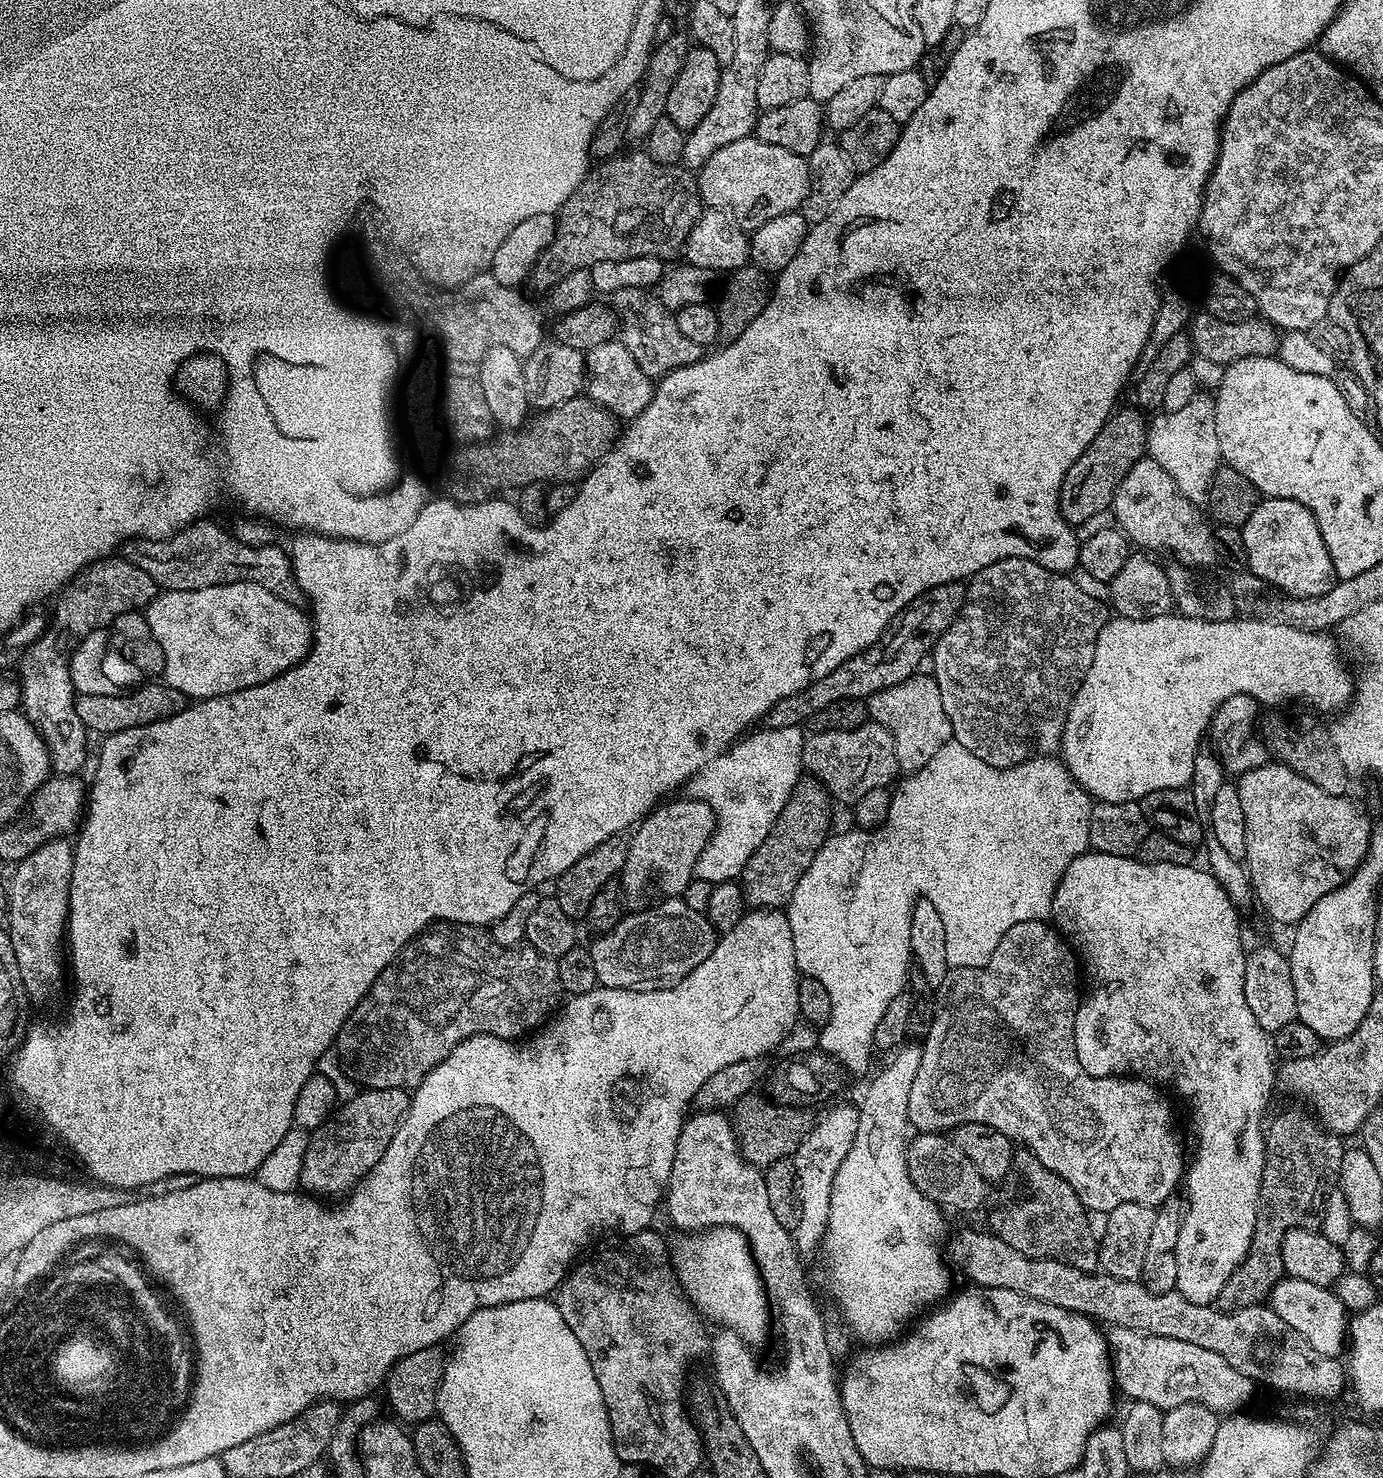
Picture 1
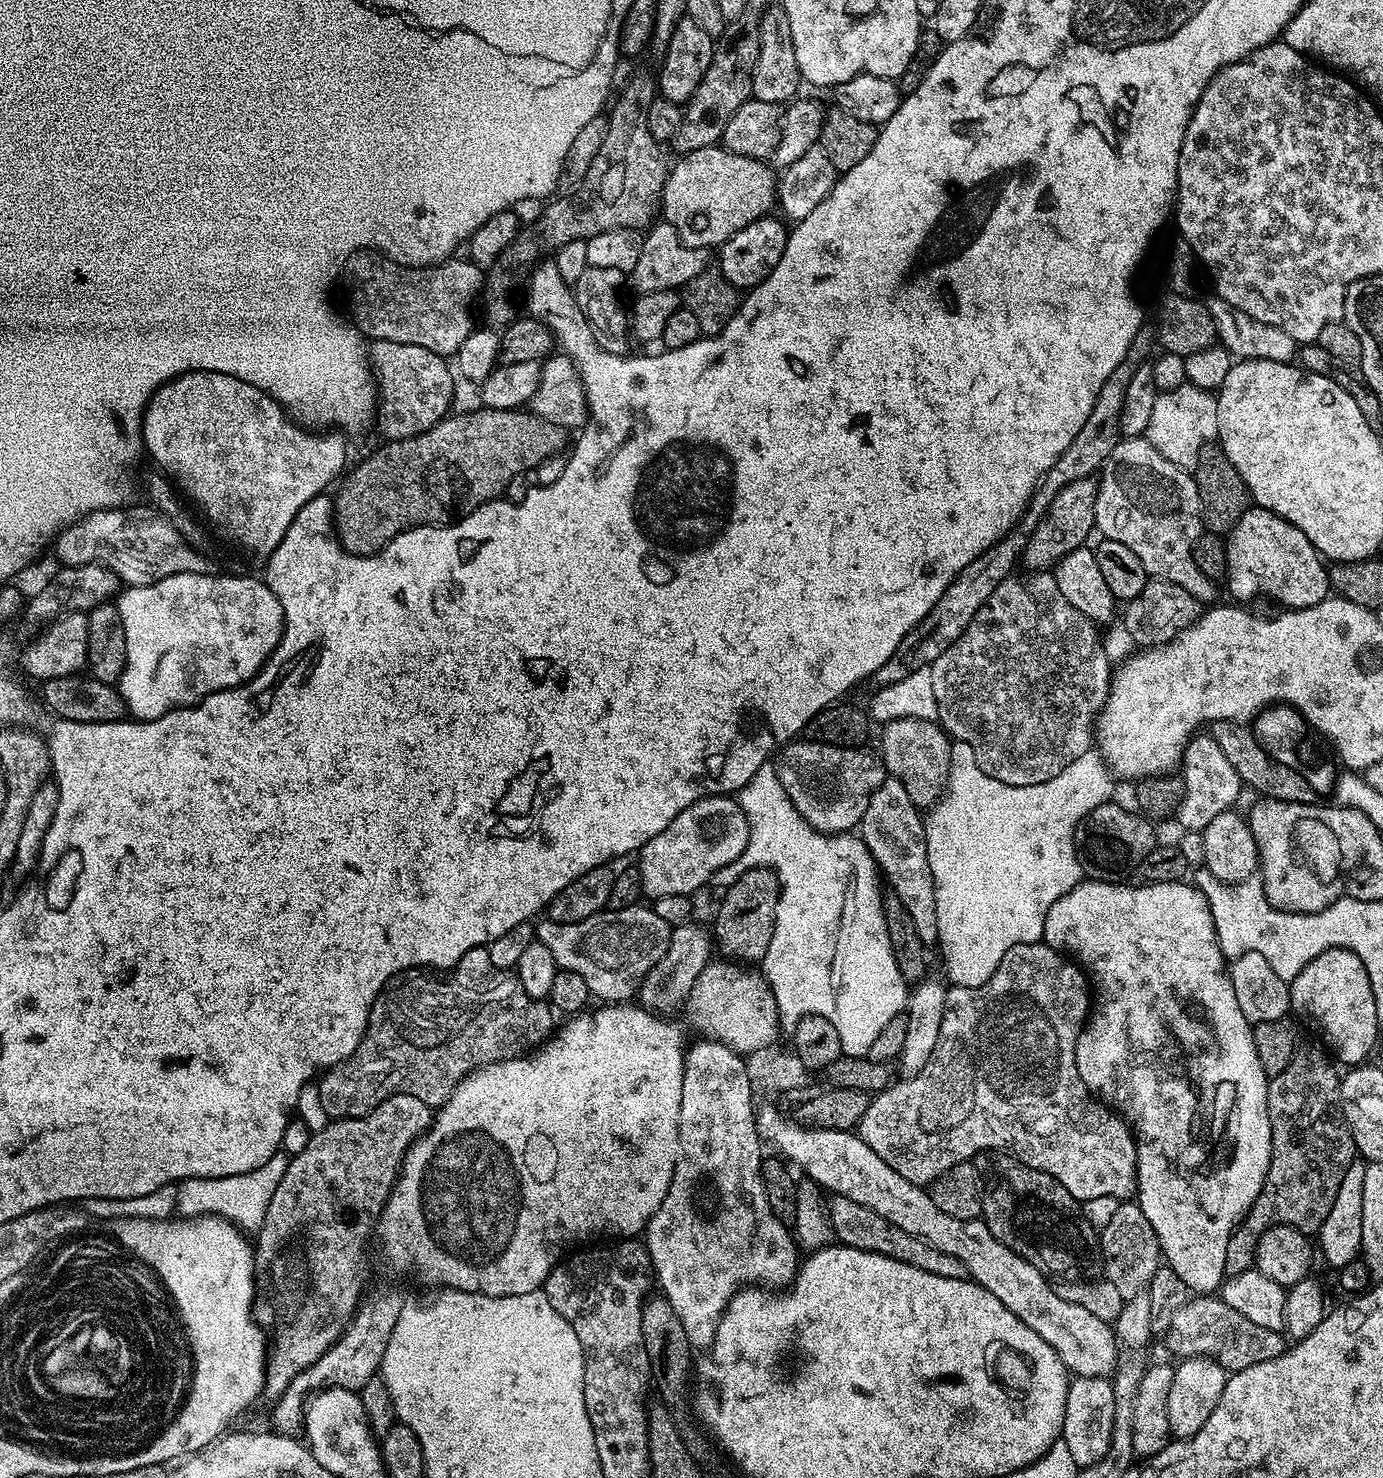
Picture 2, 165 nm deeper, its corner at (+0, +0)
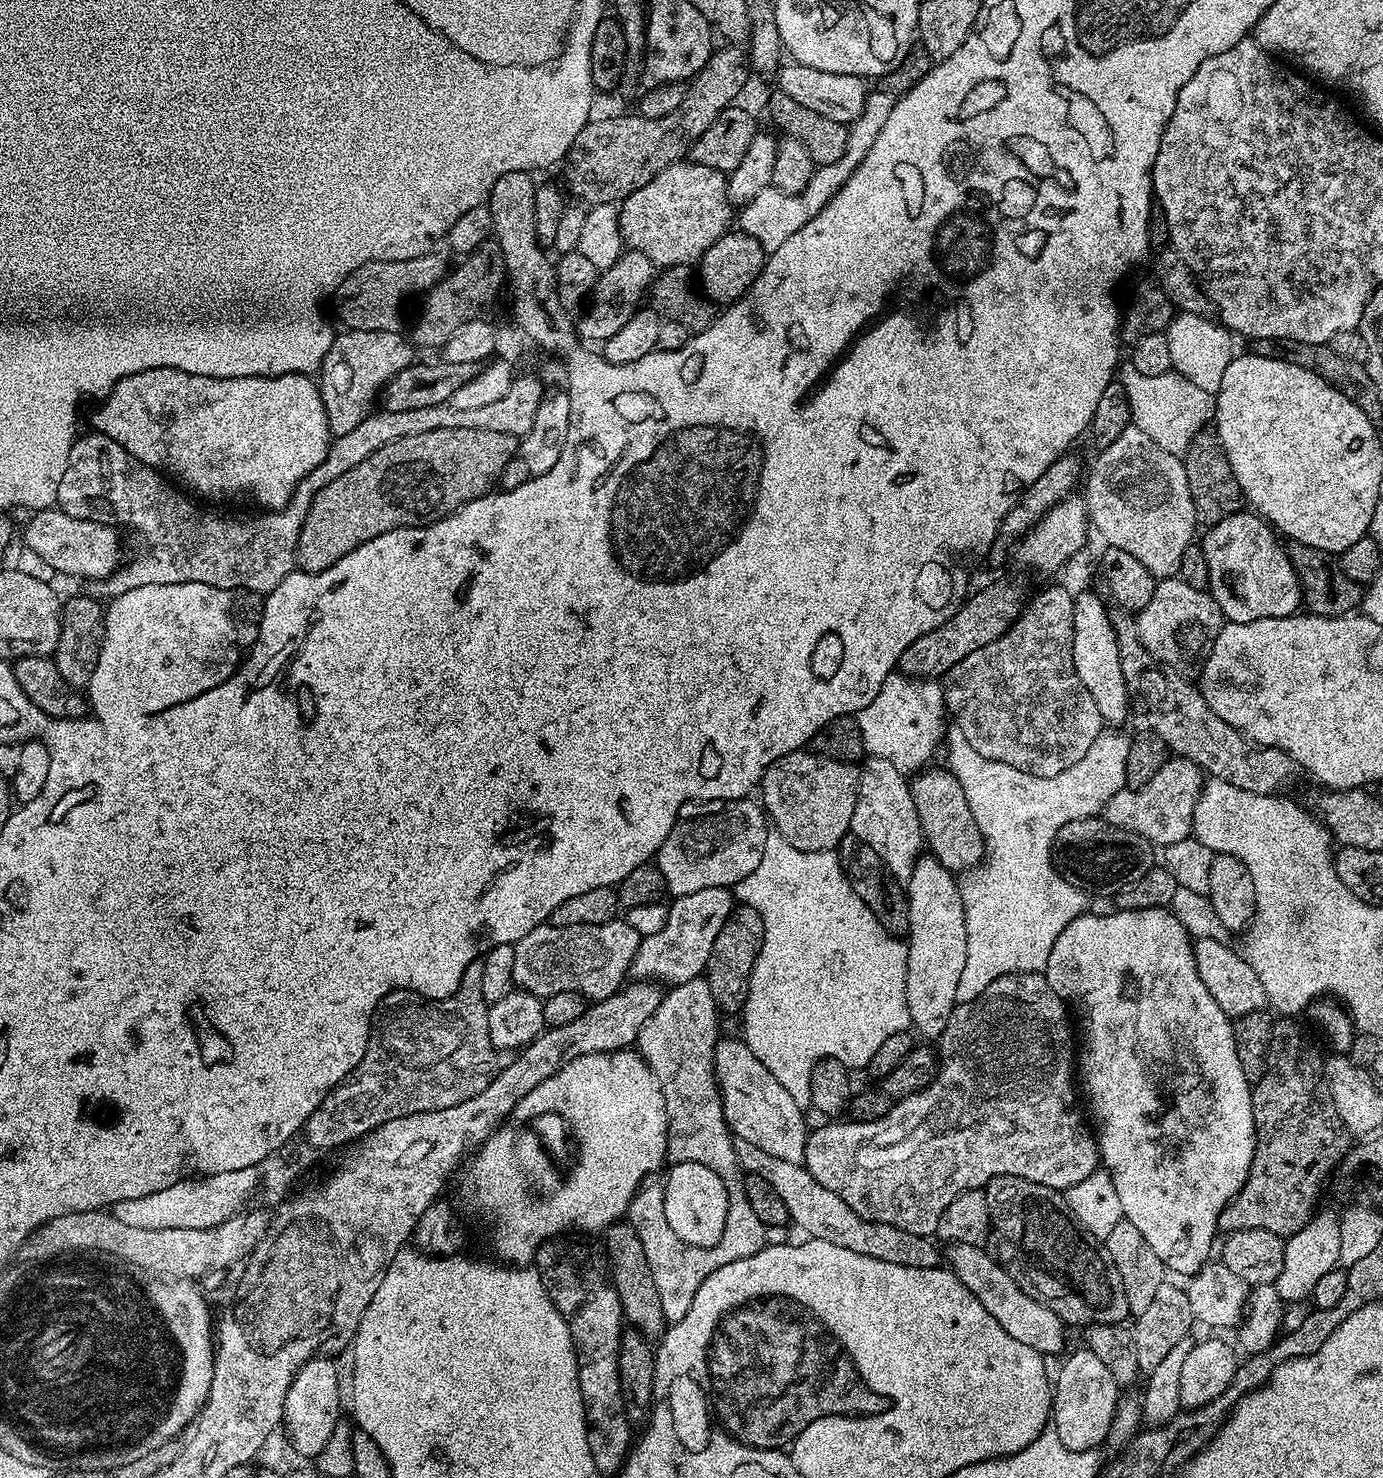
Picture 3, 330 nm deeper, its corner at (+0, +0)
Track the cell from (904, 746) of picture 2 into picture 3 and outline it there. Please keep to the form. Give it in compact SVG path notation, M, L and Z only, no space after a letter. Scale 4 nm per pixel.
M925 767L910 780L920 831L924 833L927 851L942 862L946 870L960 874L983 861L984 839L978 830L978 822L974 822L974 814L970 814L970 802L966 802L966 790L962 790L958 776L947 767L932 767Z

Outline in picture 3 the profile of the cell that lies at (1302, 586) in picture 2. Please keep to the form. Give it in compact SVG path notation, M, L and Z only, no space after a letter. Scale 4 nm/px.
M1241 510L1222 518L1222 522L1211 525L1205 532L1208 533L1202 539L1202 547L1206 566L1210 566L1208 591L1216 599L1225 621L1241 624L1258 618L1282 618L1301 607L1296 571L1281 537L1268 521L1251 510Z

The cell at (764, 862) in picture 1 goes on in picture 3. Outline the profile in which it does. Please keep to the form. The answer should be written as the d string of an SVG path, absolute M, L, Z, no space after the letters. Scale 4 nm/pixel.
M747 906L733 907L730 918L718 930L718 938L714 938L714 950L710 950L706 979L710 986L710 994L714 994L714 1002L721 1013L736 1012L743 1009L748 997L748 983L754 970L754 962L760 953L764 941L764 923L758 910Z

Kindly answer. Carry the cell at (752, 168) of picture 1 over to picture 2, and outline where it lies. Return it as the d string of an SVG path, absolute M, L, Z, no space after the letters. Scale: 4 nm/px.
M713 146L683 153L677 164L671 165L668 180L664 183L664 192L660 196L663 219L674 230L678 230L678 238L691 248L715 249L738 234L750 222L769 215L778 200L778 176L765 161L746 158L742 154L734 154L723 146Z

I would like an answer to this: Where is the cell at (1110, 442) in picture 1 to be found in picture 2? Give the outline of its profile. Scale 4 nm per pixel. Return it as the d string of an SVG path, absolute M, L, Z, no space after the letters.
M1089 478L1070 482L1050 502L1048 512L1038 522L1038 526L1033 530L1028 538L1028 544L1024 548L1022 564L1024 564L1029 573L1043 572L1045 570L1055 569L1056 563L1071 552L1076 552L1084 547L1086 534L1096 527L1094 504L1097 481Z

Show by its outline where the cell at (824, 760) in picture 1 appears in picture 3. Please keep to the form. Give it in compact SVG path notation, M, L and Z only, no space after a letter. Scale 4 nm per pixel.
M811 750L791 752L780 756L764 772L758 792L764 795L762 808L771 827L780 833L790 846L807 852L831 852L839 849L840 839L849 835L854 818L854 802L858 802L860 770L855 763L817 756Z

